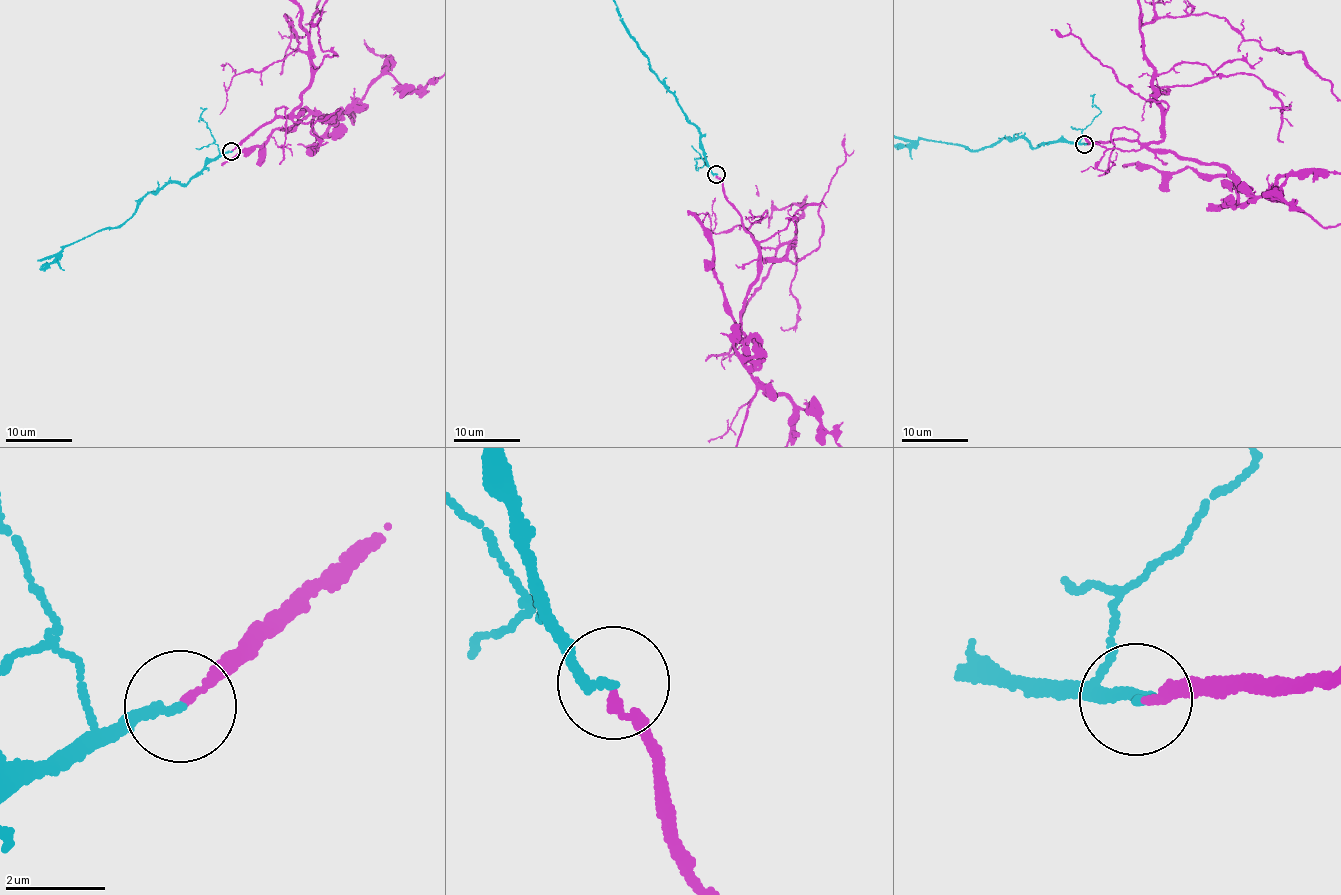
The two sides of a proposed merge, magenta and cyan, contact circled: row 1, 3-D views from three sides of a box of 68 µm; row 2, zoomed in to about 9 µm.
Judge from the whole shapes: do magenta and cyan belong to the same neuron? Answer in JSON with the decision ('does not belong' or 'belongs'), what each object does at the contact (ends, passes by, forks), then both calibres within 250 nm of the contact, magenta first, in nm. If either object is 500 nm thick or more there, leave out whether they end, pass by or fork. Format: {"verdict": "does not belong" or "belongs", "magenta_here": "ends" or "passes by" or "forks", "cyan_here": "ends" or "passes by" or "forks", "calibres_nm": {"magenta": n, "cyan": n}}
{"verdict": "belongs", "magenta_here": "ends", "cyan_here": "ends", "calibres_nm": {"magenta": 150, "cyan": 200}}

